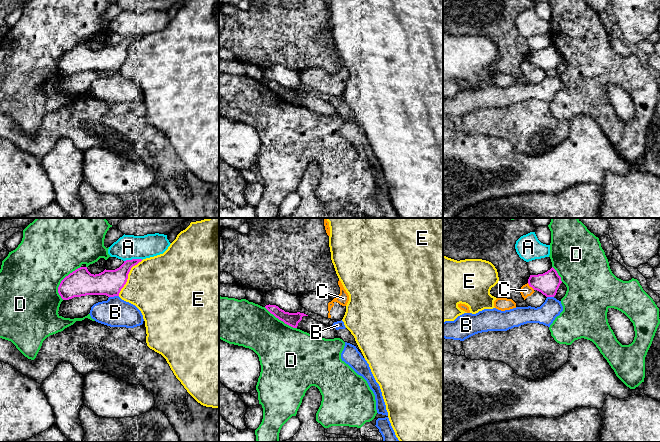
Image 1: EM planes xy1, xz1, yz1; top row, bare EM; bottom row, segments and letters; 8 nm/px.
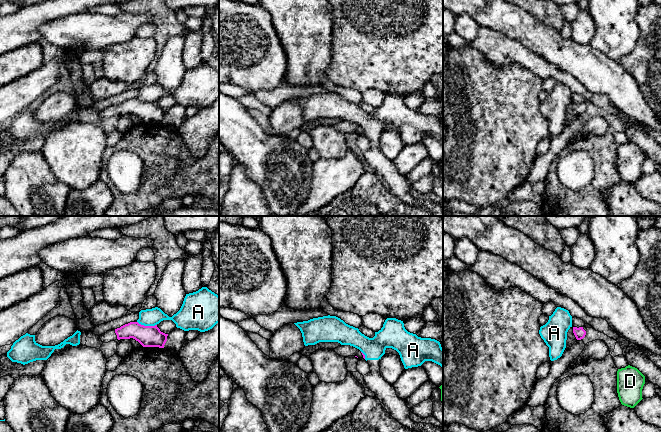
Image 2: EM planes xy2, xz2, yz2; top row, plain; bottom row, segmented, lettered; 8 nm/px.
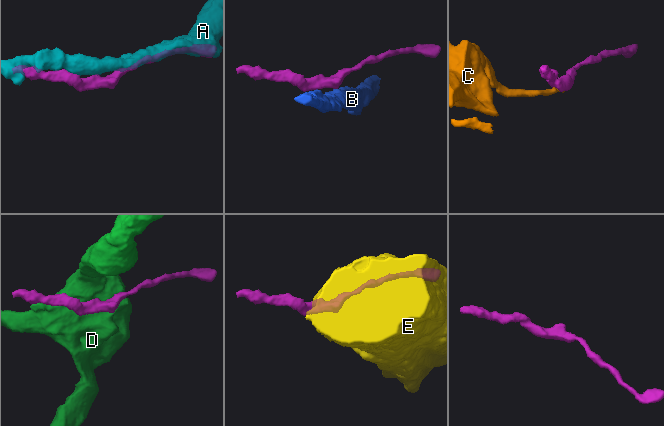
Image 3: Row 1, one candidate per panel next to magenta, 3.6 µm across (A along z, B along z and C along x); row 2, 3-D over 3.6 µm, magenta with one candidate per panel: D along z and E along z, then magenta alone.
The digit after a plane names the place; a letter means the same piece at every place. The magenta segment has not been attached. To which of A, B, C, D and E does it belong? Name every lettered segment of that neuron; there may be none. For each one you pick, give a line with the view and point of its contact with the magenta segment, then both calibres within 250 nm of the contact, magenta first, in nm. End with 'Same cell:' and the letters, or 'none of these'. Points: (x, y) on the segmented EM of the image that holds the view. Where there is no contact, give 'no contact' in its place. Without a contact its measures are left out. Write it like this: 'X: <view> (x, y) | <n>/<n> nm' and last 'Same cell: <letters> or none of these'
Same cell: none of these

